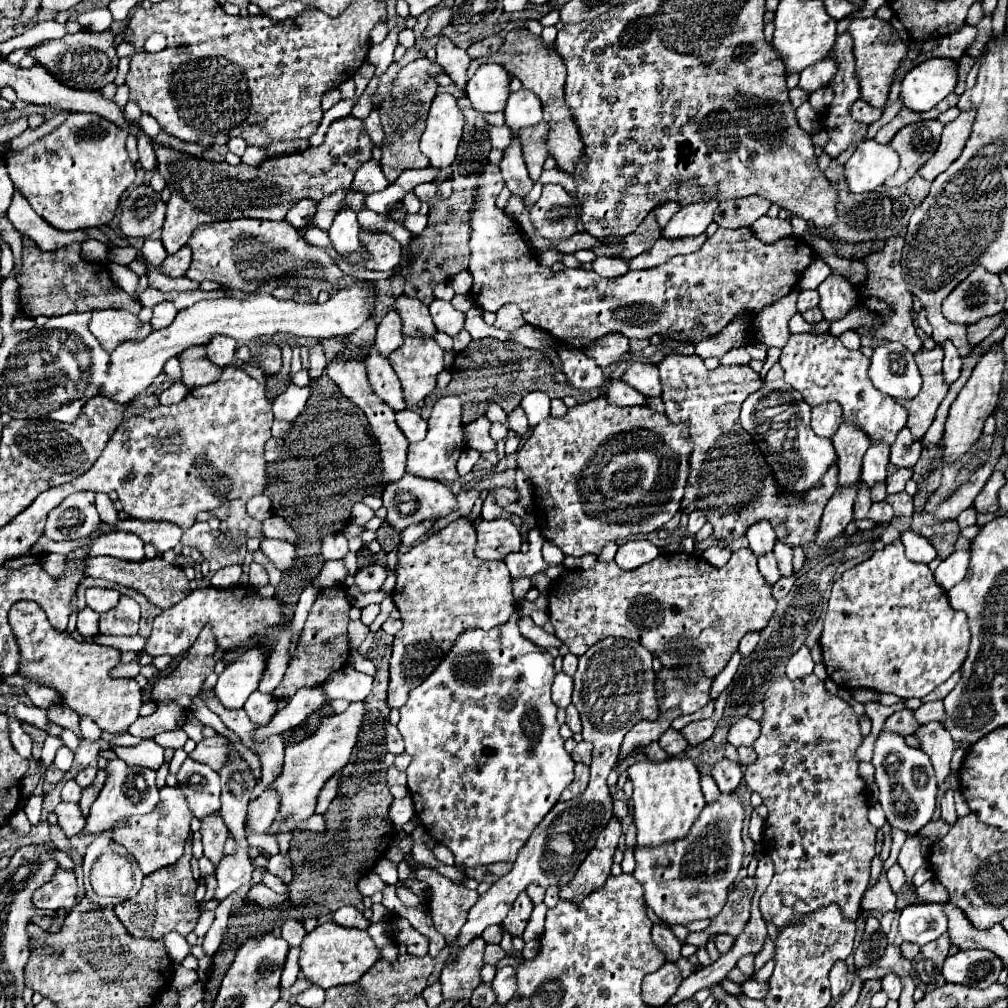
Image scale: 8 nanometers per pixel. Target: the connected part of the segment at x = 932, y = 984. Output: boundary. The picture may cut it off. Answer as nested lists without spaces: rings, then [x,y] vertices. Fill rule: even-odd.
[[[946,933],[940,935],[940,939],[920,949],[910,969],[910,977],[920,991],[930,991],[946,983],[942,977],[942,963],[948,955],[948,949],[950,949],[950,939]]]

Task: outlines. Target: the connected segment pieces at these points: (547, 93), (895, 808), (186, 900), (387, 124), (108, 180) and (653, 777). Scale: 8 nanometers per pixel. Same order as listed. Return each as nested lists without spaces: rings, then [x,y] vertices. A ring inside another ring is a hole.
[[[512,29],[506,33],[506,39],[504,39],[500,51],[496,51],[496,55],[486,55],[486,57],[474,59],[474,61],[504,65],[512,77],[518,77],[526,89],[530,89],[532,93],[536,93],[540,97],[542,107],[544,107],[544,121],[550,125],[548,153],[556,159],[558,169],[572,173],[578,157],[582,155],[580,151],[584,151],[584,145],[580,141],[578,127],[572,121],[572,113],[564,103],[566,67],[564,67],[564,61],[560,59],[560,55],[556,51],[556,45],[546,45],[542,41],[542,37],[530,33],[528,29]]]
[[[880,729],[874,741],[872,765],[876,767],[876,785],[880,789],[880,805],[892,827],[906,831],[908,835],[918,833],[934,813],[936,805],[936,777],[928,755],[922,749],[906,745],[906,739],[894,731]]]
[[[190,835],[185,843],[184,855],[172,867],[162,867],[160,871],[146,875],[138,895],[114,907],[118,919],[124,923],[124,927],[128,929],[128,933],[132,937],[160,939],[162,935],[166,935],[170,931],[178,931],[182,935],[188,935],[190,931],[194,931],[200,911],[198,911],[198,903],[194,899],[194,891],[196,891],[198,883],[192,877],[190,865],[192,857],[192,835]]]
[[[420,57],[412,63],[408,63],[406,67],[400,69],[390,95],[384,97],[384,103],[378,107],[382,127],[384,127],[384,133],[386,133],[380,163],[382,163],[384,175],[390,181],[396,181],[396,177],[404,169],[424,169],[424,167],[430,165],[428,159],[418,149],[418,141],[420,141],[424,125],[426,125],[426,115],[428,115],[428,109],[430,109],[430,101],[436,97],[436,89],[438,89],[436,75],[440,75],[442,71],[444,69],[436,61],[430,61],[426,57]]]
[[[70,113],[68,119],[56,127],[46,137],[38,139],[36,143],[28,145],[20,153],[12,153],[6,157],[4,165],[8,169],[10,179],[14,181],[14,187],[20,189],[20,193],[28,199],[32,209],[50,225],[62,229],[62,231],[76,231],[86,227],[100,227],[108,223],[116,209],[120,195],[132,185],[136,177],[136,167],[130,163],[126,153],[126,137],[128,133],[114,123],[92,115],[92,113]]]
[[[670,757],[662,763],[638,761],[630,765],[628,777],[634,783],[634,825],[636,825],[636,849],[658,847],[684,839],[704,809],[706,801],[700,789],[700,773],[690,759]]]

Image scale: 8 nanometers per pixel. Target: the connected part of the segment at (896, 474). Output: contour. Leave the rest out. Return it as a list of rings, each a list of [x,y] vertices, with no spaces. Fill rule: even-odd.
[[[888,465],[888,477],[886,477],[886,489],[888,493],[900,493],[904,491],[906,481],[910,481],[914,475],[912,469],[908,467],[896,467],[896,465]]]

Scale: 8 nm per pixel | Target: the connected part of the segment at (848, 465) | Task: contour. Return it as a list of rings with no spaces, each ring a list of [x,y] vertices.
[[[846,419],[840,423],[836,435],[832,437],[834,449],[838,453],[838,469],[840,469],[840,481],[838,485],[852,485],[860,481],[862,471],[862,457],[866,449],[870,447],[868,435],[860,431],[860,427],[852,427]]]

